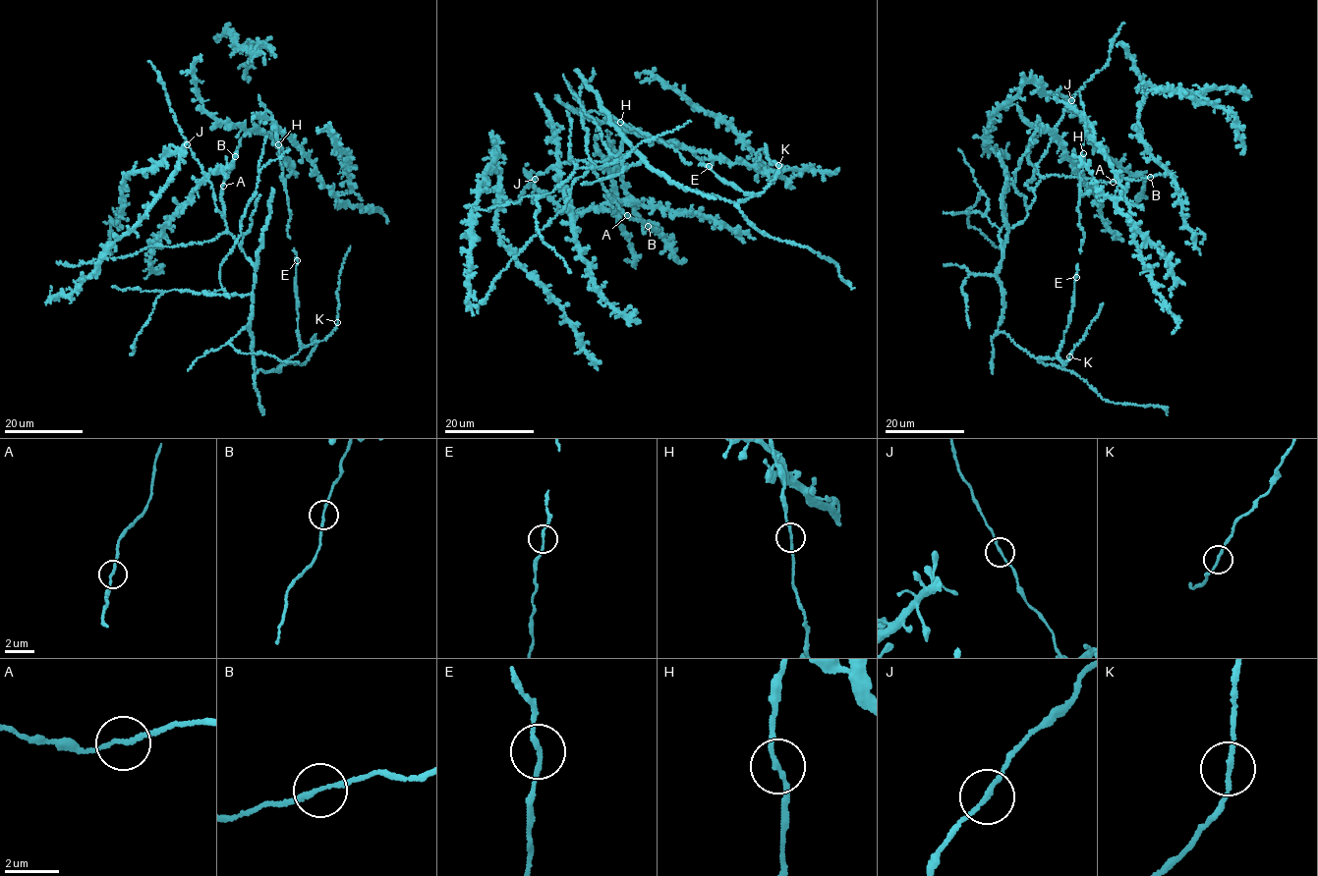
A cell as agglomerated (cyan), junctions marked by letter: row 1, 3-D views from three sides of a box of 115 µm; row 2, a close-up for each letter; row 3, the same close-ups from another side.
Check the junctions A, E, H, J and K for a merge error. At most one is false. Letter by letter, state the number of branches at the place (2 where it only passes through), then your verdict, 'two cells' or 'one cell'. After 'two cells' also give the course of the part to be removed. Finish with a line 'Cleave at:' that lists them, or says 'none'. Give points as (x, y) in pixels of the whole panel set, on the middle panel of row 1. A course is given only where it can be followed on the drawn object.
A: branches 2; one cell
E: branches 2; one cell
H: branches 2; one cell
J: branches 2; one cell
K: branches 2; one cell
Cleave at: none

